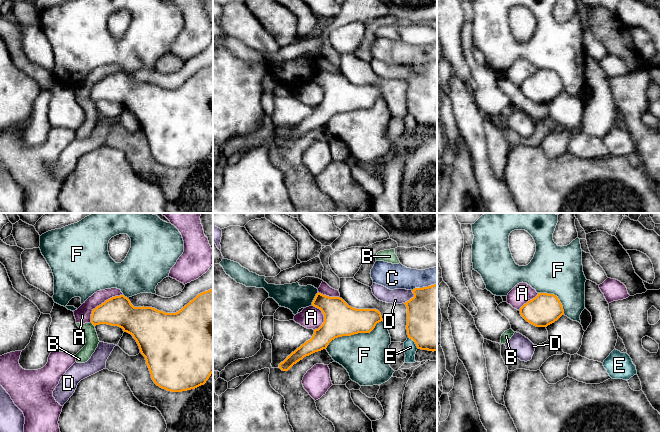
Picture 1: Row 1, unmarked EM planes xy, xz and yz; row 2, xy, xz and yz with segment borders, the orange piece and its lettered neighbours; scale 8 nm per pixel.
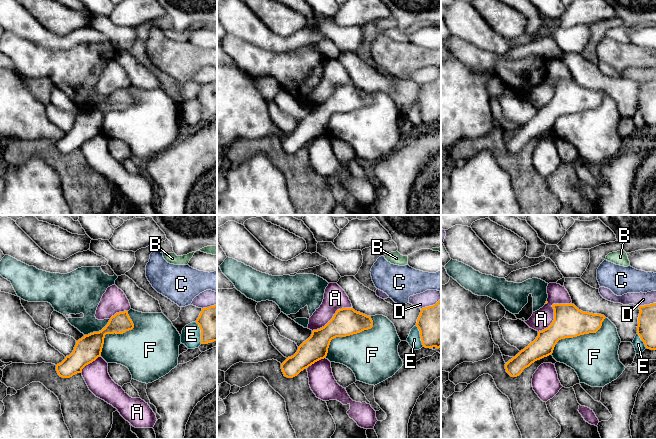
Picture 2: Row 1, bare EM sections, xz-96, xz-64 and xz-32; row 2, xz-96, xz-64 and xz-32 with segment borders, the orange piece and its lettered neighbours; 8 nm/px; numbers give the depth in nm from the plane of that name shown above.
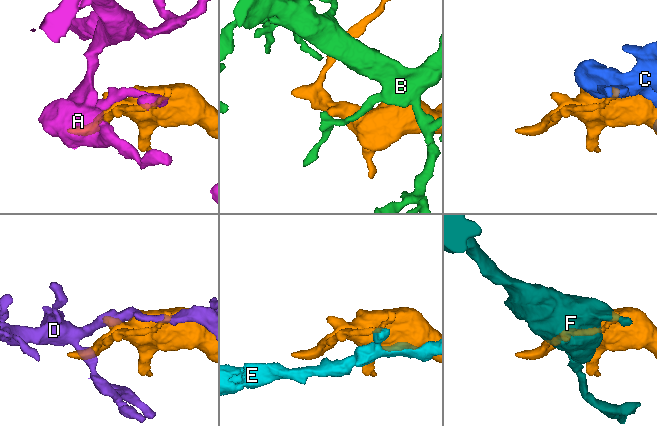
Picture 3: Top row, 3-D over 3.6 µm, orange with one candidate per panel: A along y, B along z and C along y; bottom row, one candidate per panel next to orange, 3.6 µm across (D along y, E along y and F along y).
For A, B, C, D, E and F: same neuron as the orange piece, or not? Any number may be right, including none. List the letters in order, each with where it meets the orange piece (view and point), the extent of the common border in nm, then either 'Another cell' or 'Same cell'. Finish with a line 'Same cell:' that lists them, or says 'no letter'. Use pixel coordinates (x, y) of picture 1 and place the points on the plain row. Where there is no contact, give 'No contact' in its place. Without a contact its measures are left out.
A: Touches orange at xy (102, 79). Shared border 340 nm. Another cell
B: Touches orange at xy (92, 99). Shared border 50 nm. Another cell
C: Touches orange at xz (424, 63). Shared border 200 nm. Another cell
D: Touches orange at xz (411, 74). Shared border 130 nm. Another cell
E: Touches orange at xz (414, 117). Shared border 130 nm. Another cell
F: Touches orange at xz (353, 110). Shared border 500 nm. Another cell
Same cell: no letter

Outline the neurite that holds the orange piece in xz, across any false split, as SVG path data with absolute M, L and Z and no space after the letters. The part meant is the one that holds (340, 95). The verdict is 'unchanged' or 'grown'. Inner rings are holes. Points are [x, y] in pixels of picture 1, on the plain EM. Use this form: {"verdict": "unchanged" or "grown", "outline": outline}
{"verdict": "unchanged", "outline": "M317 69L312 82L324 90L324 98L314 106L312 114L292 128L279 140L282 147L288 147L294 140L315 128L326 125L335 114L358 109L370 109L377 99L383 97L376 85L356 85L340 73L329 73Z"}

